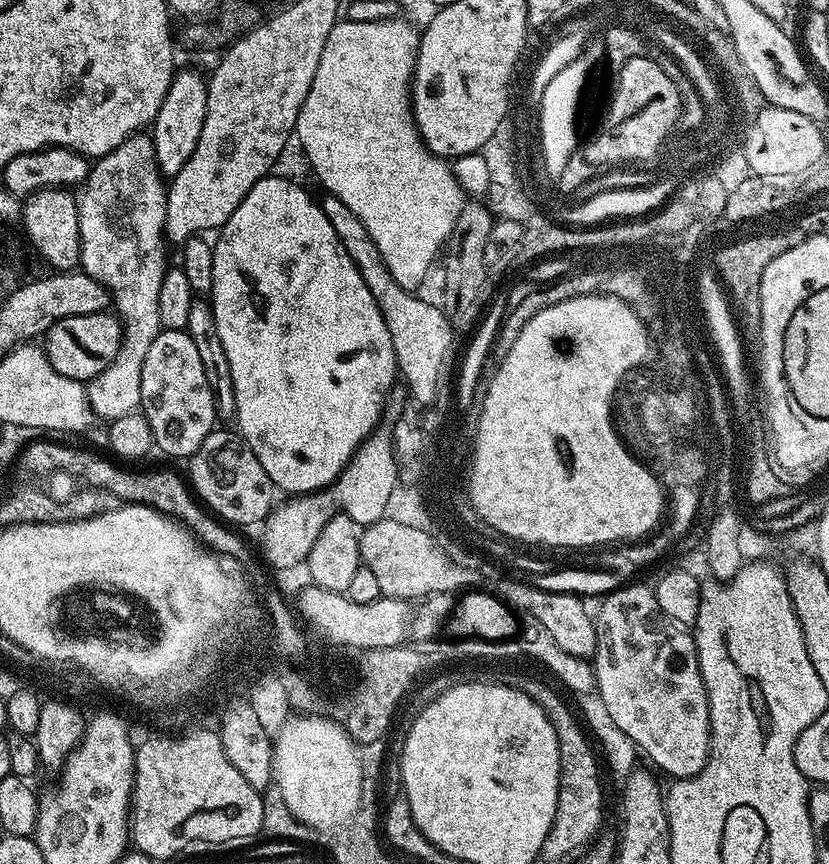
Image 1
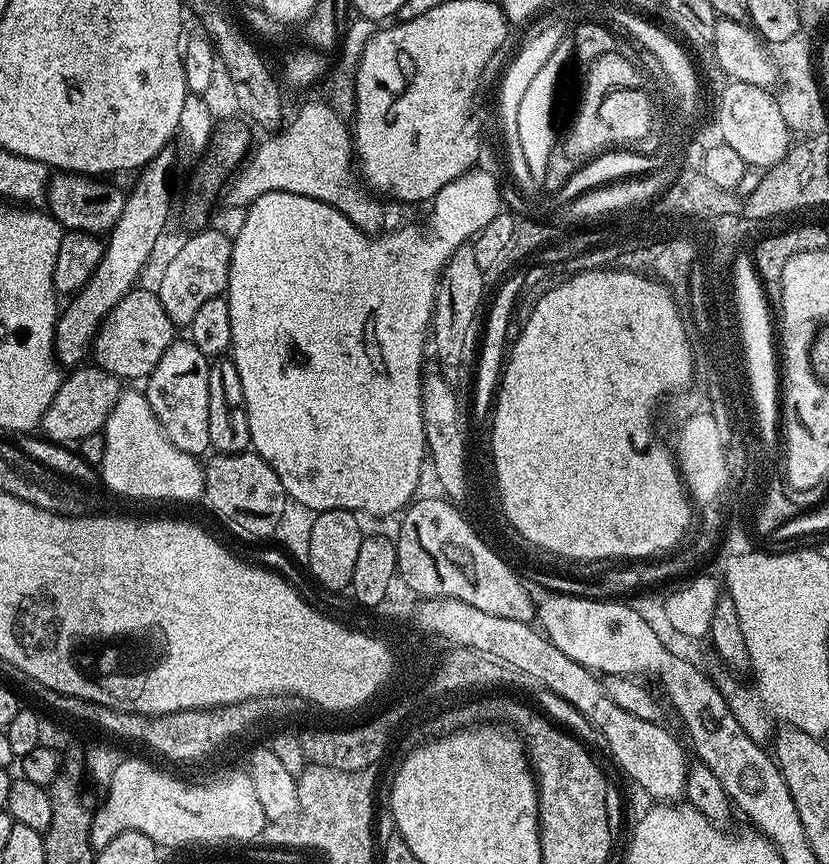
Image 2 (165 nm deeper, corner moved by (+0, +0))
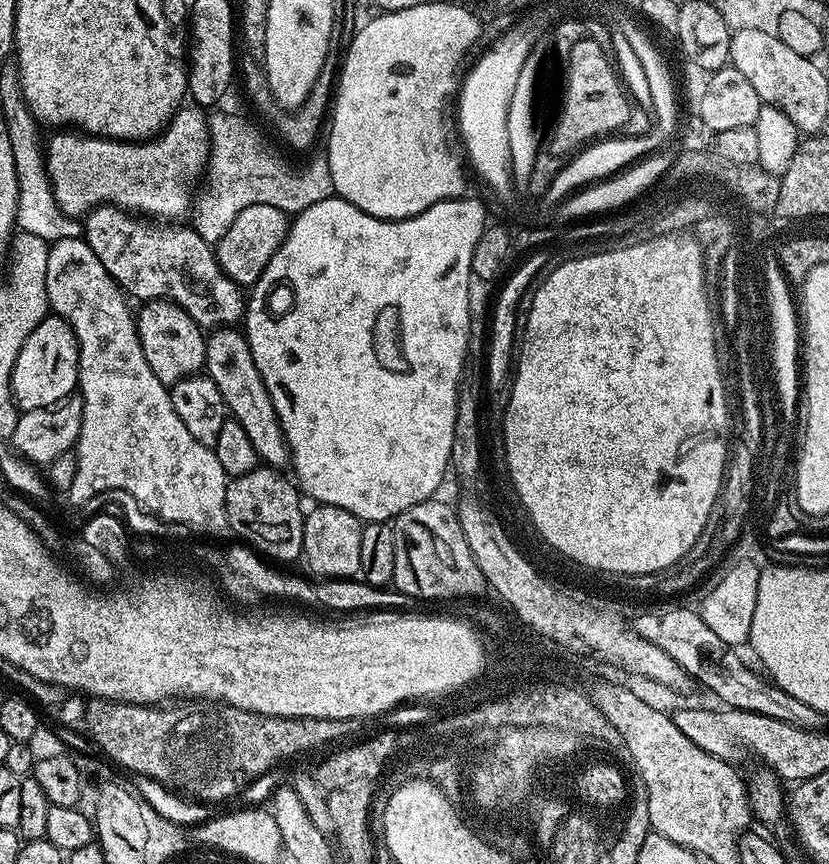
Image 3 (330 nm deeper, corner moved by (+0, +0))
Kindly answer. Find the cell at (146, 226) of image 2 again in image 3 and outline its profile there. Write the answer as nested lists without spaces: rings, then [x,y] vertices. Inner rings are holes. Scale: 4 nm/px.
[[[55,314],[44,317],[30,338],[22,342],[12,371],[12,399],[20,412],[42,410],[42,406],[54,406],[54,402],[66,400],[77,391],[80,383],[80,343],[68,321]]]

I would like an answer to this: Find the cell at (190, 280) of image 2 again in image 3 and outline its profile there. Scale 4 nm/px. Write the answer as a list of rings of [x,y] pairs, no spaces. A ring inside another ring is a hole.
[[[262,203],[246,206],[214,246],[220,268],[239,286],[252,287],[277,252],[278,246],[285,240],[290,224],[289,215],[277,207]]]

